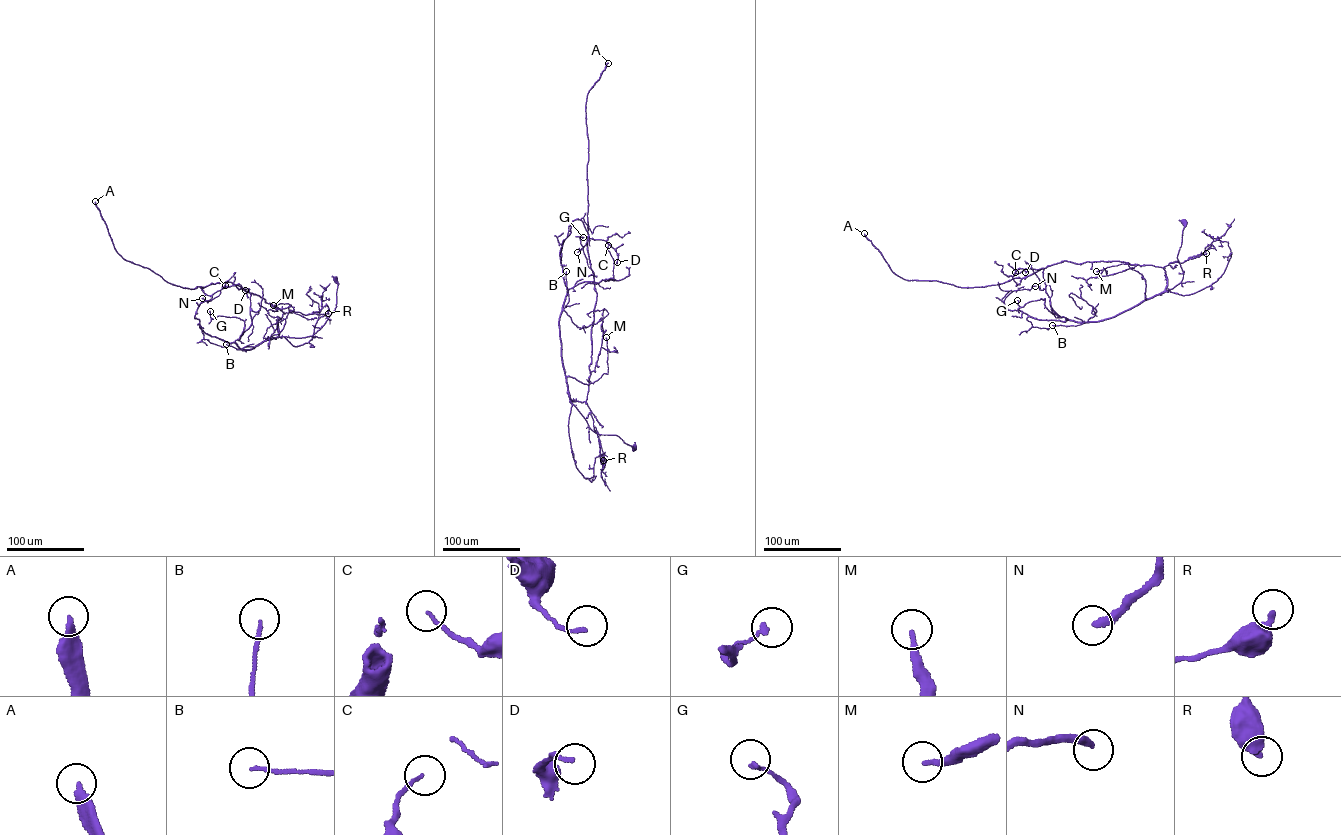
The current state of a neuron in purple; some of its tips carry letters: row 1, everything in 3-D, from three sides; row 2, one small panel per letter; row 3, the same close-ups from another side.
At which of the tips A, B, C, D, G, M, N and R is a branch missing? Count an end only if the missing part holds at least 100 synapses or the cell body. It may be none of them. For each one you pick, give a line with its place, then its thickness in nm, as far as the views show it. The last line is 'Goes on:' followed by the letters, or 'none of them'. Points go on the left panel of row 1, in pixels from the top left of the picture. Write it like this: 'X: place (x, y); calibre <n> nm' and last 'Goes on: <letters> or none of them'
A: place (95, 201); calibre 280 nm
Goes on: A

